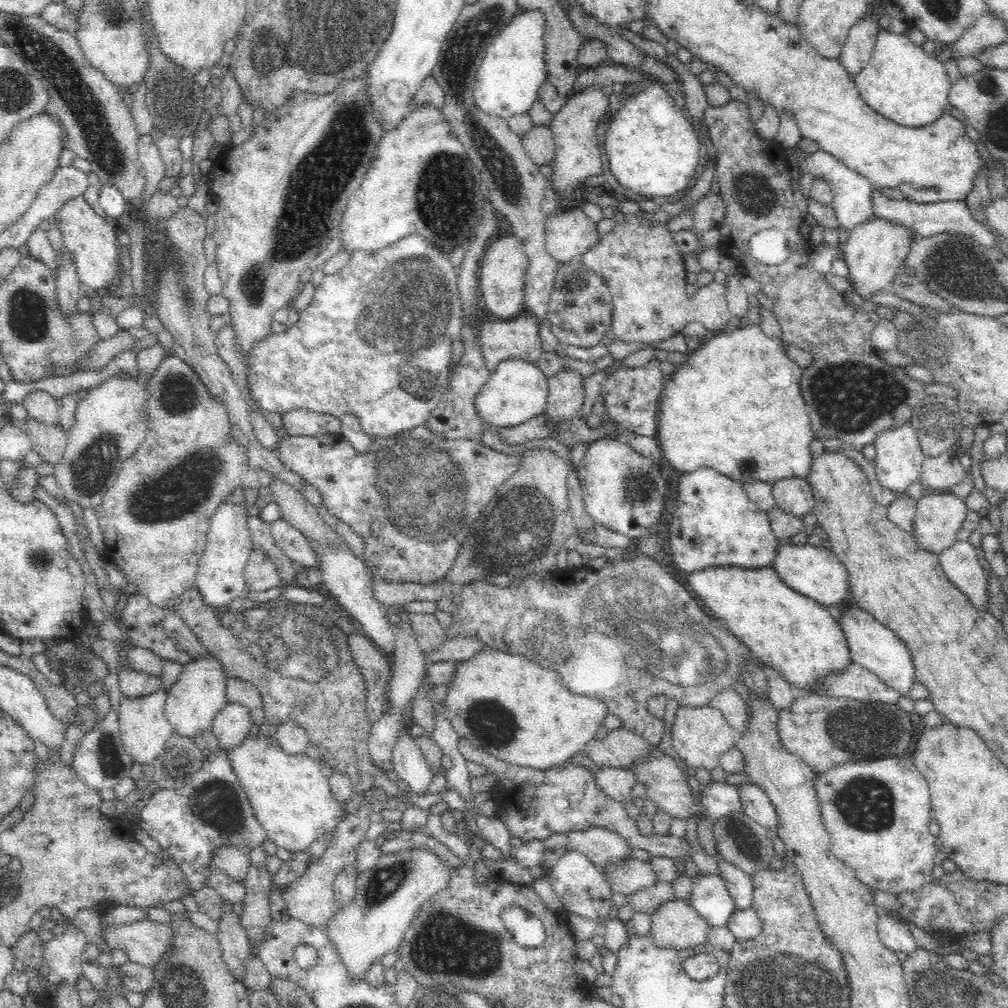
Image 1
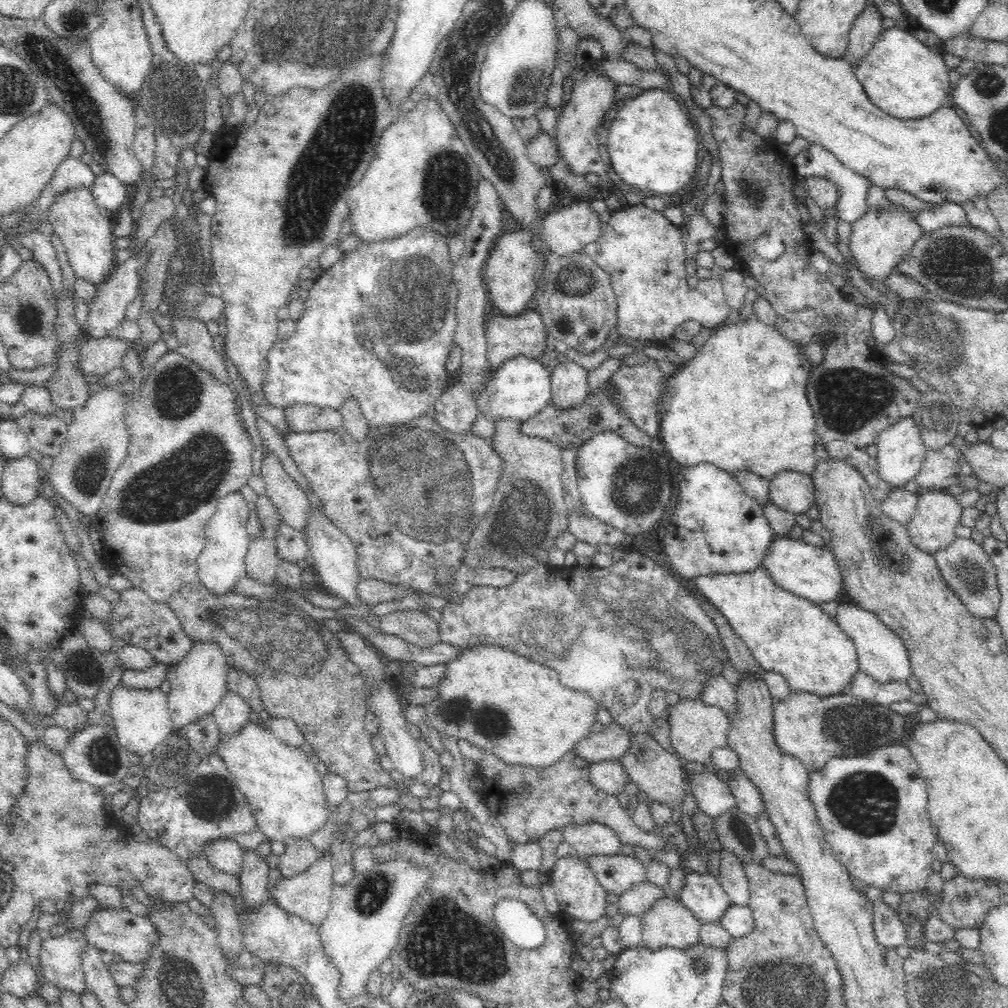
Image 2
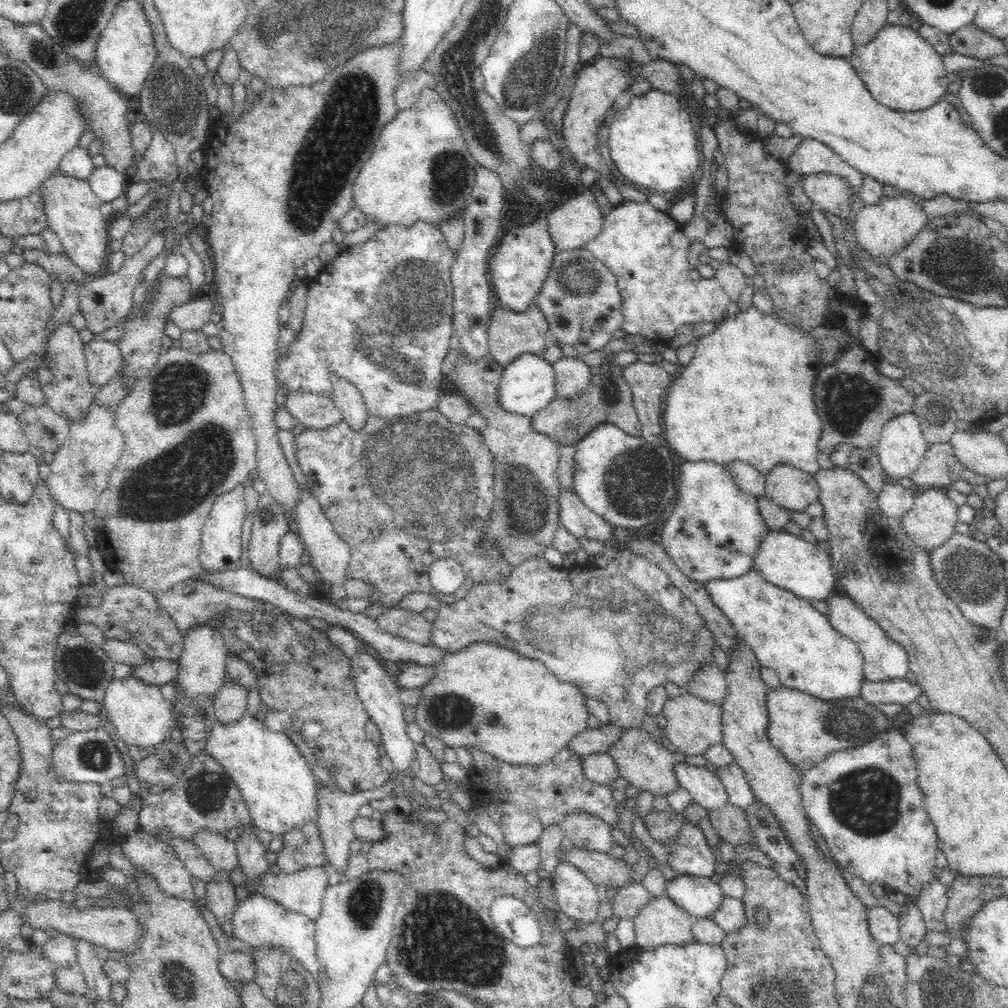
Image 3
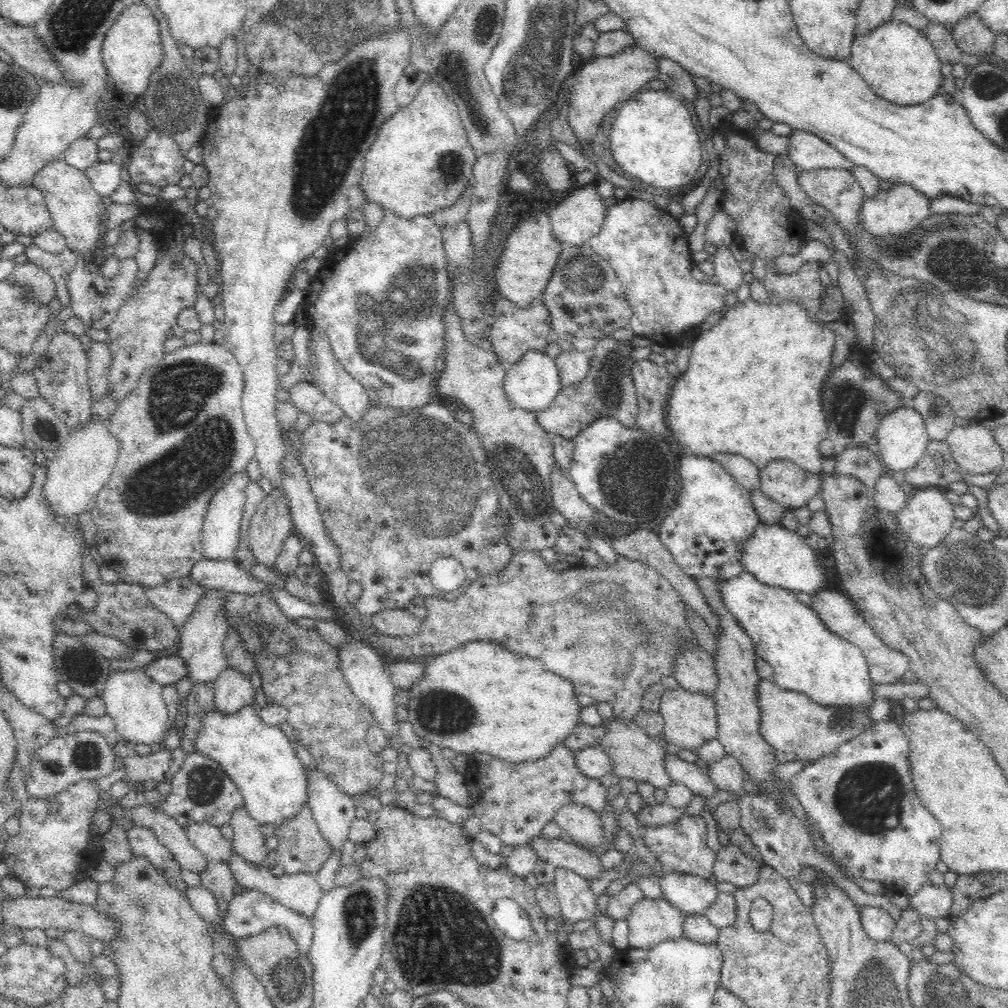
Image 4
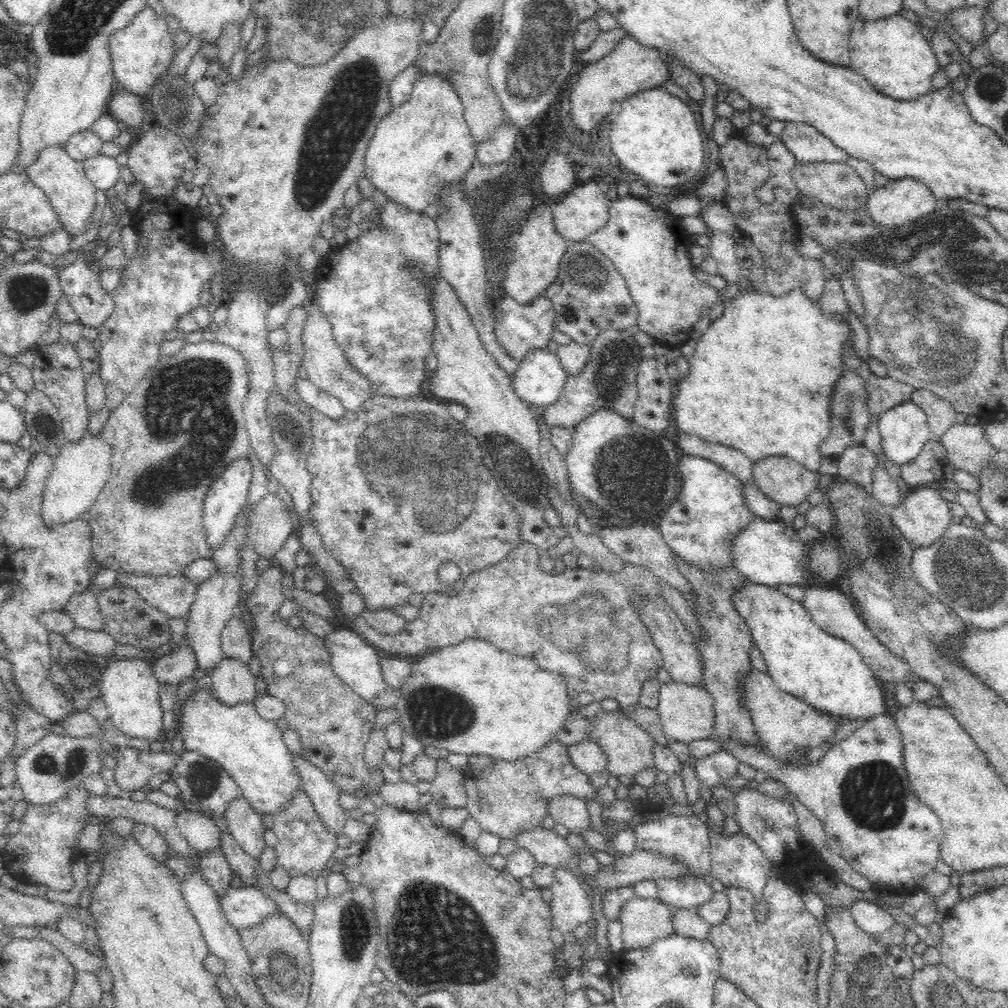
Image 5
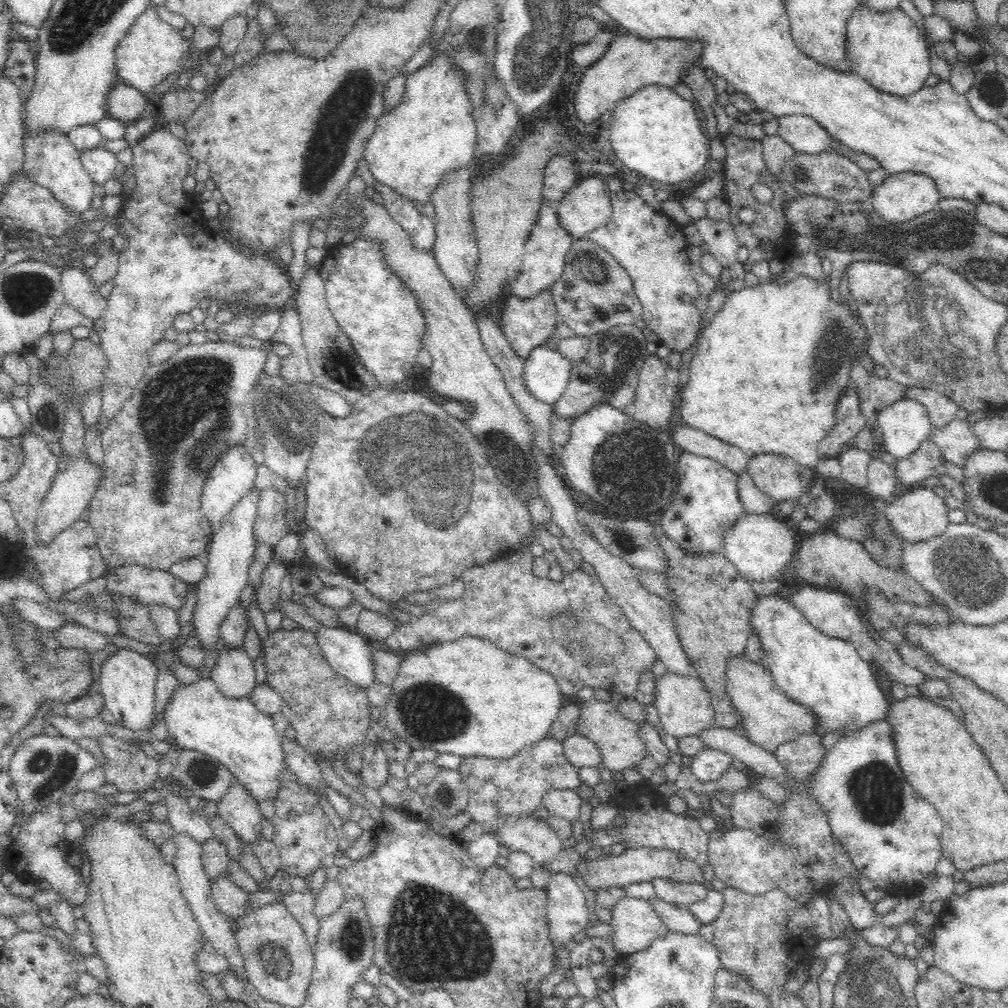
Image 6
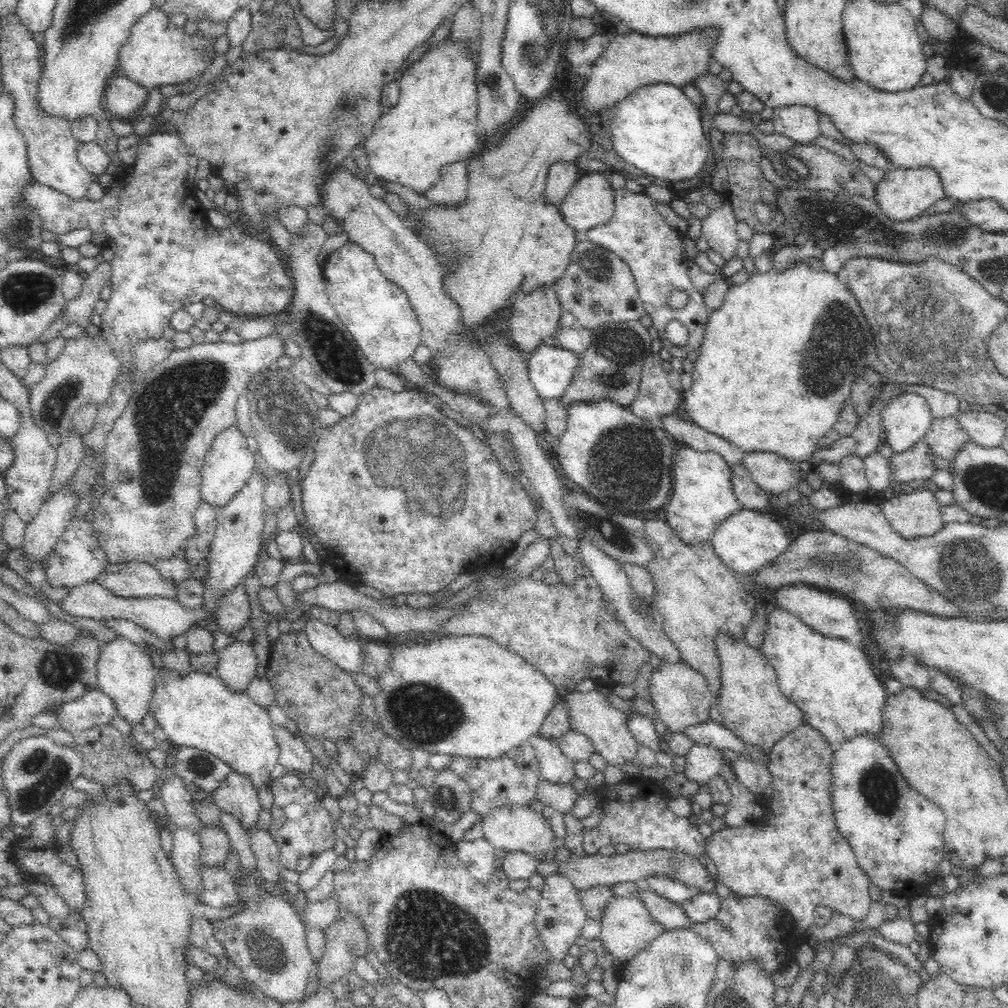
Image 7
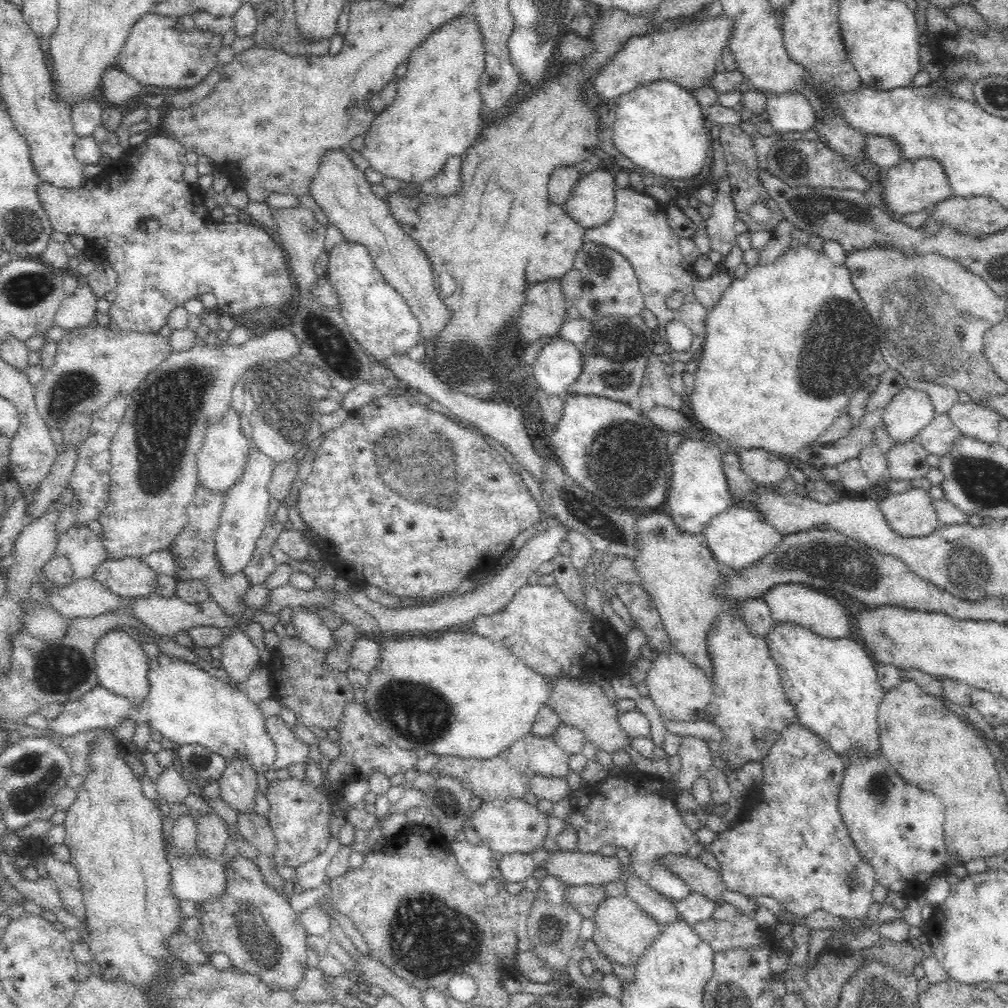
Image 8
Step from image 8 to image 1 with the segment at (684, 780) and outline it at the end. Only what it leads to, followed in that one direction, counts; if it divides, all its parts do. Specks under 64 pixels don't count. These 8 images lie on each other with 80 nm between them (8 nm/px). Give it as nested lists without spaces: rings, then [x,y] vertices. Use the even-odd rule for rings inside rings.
[[[752,782],[736,787],[738,787],[738,793],[740,793],[740,805],[742,805],[744,814],[765,829],[776,831],[776,828],[778,828],[778,813],[776,813],[776,807],[772,805],[772,801],[770,801],[764,789]]]

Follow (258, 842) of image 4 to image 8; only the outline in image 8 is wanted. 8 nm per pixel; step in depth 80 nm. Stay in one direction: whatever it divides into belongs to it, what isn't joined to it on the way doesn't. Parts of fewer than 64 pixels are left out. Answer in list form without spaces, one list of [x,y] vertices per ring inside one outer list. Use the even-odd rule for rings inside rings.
[[[239,754],[227,761],[226,770],[218,779],[219,797],[238,812],[254,810],[257,791],[256,773]]]

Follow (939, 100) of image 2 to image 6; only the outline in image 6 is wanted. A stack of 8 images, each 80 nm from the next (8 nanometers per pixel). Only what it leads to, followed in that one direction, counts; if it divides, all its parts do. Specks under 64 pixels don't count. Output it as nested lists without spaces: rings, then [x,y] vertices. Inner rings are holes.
[[[858,6],[847,22],[847,56],[851,60],[851,72],[868,81],[874,88],[896,97],[906,97],[924,88],[930,74],[930,52],[922,34],[902,10],[870,11],[868,7]]]

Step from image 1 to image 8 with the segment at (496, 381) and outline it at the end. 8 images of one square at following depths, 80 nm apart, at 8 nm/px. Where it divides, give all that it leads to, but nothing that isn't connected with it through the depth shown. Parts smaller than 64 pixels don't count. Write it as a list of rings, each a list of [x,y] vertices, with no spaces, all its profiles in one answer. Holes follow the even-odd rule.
[[[555,335],[539,350],[530,383],[539,386],[546,394],[555,394],[564,400],[568,387],[579,377],[581,370],[581,350]]]

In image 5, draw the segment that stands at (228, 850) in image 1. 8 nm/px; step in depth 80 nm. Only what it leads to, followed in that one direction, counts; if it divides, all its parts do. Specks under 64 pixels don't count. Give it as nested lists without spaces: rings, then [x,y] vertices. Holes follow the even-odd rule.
[[[186,808],[176,810],[174,827],[178,829],[180,835],[184,836],[186,842],[200,854],[206,850],[222,848],[220,829],[209,817],[204,817]]]

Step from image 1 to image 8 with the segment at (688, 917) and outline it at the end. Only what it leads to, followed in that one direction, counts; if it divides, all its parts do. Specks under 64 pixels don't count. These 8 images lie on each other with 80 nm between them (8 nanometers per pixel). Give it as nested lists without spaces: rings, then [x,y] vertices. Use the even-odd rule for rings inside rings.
[[[628,895],[606,897],[596,908],[594,916],[595,923],[594,943],[598,951],[603,953],[611,962],[630,966],[634,968],[638,963],[638,958],[644,955],[652,942],[661,936],[662,926],[650,915],[646,914],[634,900]]]

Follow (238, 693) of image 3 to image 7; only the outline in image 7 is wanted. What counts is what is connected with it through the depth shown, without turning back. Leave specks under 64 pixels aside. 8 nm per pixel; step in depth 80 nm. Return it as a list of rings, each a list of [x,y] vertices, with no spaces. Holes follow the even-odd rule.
[[[234,641],[220,650],[214,673],[232,692],[245,692],[249,682],[256,677],[258,659],[252,643]]]

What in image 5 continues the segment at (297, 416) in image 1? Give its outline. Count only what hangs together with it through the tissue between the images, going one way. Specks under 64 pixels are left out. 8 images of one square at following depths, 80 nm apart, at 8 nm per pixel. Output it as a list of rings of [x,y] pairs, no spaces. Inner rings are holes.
[[[297,378],[293,385],[299,396],[299,401],[315,408],[324,416],[336,420],[345,415],[347,410],[342,406],[340,400],[329,392],[318,388],[310,379]]]

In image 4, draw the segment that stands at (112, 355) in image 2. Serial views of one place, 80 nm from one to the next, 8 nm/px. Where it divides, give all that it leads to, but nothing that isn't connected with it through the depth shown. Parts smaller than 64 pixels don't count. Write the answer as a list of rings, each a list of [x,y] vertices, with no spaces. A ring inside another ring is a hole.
[[[93,341],[87,350],[87,374],[89,376],[92,402],[106,394],[108,386],[108,370],[110,370],[110,349],[106,342]]]

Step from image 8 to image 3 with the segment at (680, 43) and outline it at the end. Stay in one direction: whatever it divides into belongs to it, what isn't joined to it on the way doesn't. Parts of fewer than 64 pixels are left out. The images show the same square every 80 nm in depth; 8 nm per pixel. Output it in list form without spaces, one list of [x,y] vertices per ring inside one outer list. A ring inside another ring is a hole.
[[[598,55],[588,64],[581,65],[578,68],[577,79],[574,82],[574,88],[568,102],[566,113],[564,114],[561,128],[561,138],[566,144],[566,148],[572,152],[574,160],[578,167],[583,169],[591,168],[599,174],[612,180],[619,193],[625,200],[645,202],[647,196],[633,188],[624,185],[619,179],[613,177],[608,170],[606,163],[596,149],[598,129],[601,127],[606,113],[616,108],[616,99],[624,90],[629,90],[630,86],[638,80],[633,70],[640,64],[635,64],[633,60],[624,60],[623,58],[606,58]]]

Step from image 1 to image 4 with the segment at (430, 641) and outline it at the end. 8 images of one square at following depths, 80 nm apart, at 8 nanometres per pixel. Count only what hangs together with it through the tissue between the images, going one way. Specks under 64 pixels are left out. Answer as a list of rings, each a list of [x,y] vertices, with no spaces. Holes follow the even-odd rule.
[[[384,609],[369,615],[368,620],[381,634],[388,636],[412,636],[420,630],[420,619],[406,609]]]

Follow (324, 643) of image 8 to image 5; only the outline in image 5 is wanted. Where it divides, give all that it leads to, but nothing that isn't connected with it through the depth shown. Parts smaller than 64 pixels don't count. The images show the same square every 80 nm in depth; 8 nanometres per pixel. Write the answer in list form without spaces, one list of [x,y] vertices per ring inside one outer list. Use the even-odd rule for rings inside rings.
[[[341,629],[330,632],[326,638],[326,649],[330,651],[330,662],[334,673],[336,673],[360,698],[367,703],[374,705],[374,699],[389,688],[384,681],[382,669],[380,669],[380,652],[369,645],[365,638],[362,638],[353,630]]]

